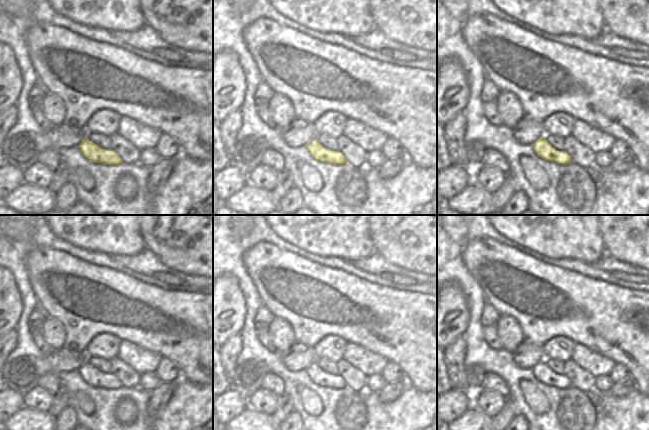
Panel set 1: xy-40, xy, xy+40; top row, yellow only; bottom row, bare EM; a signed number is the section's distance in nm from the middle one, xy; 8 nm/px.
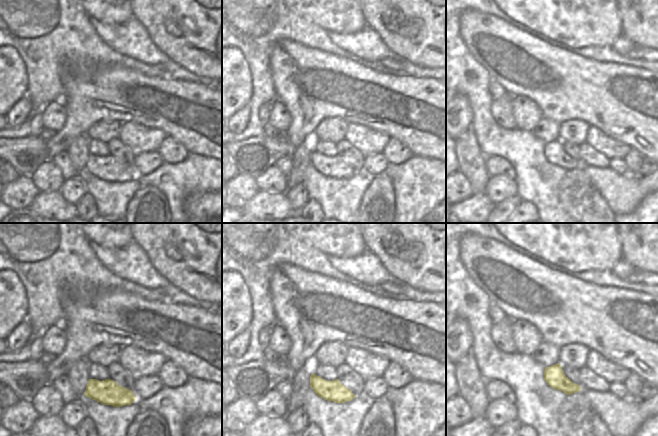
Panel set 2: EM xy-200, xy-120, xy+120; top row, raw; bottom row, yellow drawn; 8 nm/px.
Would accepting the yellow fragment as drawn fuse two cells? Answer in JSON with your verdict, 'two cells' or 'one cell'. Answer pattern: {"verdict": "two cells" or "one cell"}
{"verdict": "one cell"}

